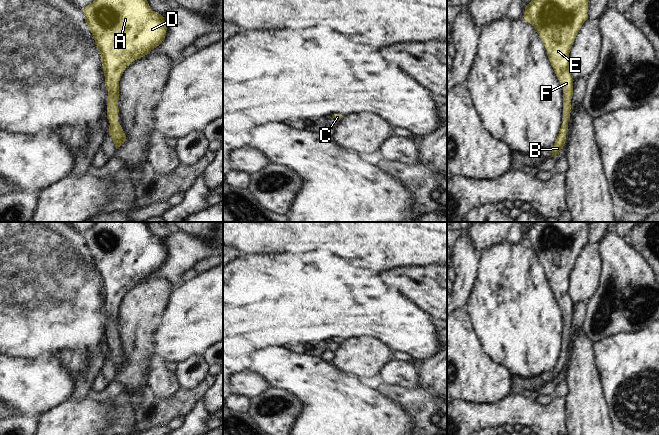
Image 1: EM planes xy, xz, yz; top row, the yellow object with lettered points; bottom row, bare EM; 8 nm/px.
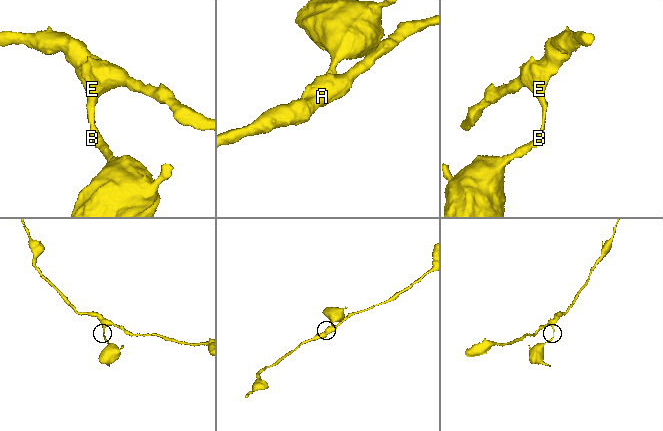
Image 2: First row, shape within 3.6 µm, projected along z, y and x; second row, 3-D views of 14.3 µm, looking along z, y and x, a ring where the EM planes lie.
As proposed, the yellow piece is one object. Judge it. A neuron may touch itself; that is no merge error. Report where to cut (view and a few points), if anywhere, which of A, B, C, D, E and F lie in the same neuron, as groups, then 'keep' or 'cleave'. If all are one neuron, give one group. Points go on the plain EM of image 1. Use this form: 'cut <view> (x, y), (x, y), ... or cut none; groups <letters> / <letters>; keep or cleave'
cut none; groups A B C D E F; keep

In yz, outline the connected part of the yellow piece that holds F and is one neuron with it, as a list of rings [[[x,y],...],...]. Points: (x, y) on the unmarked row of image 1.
[[[533,222],[525,231],[523,241],[539,258],[563,311],[564,345],[551,372],[551,381],[555,381],[566,366],[574,305],[569,294],[569,277],[581,250],[588,243],[588,226],[589,222]]]

